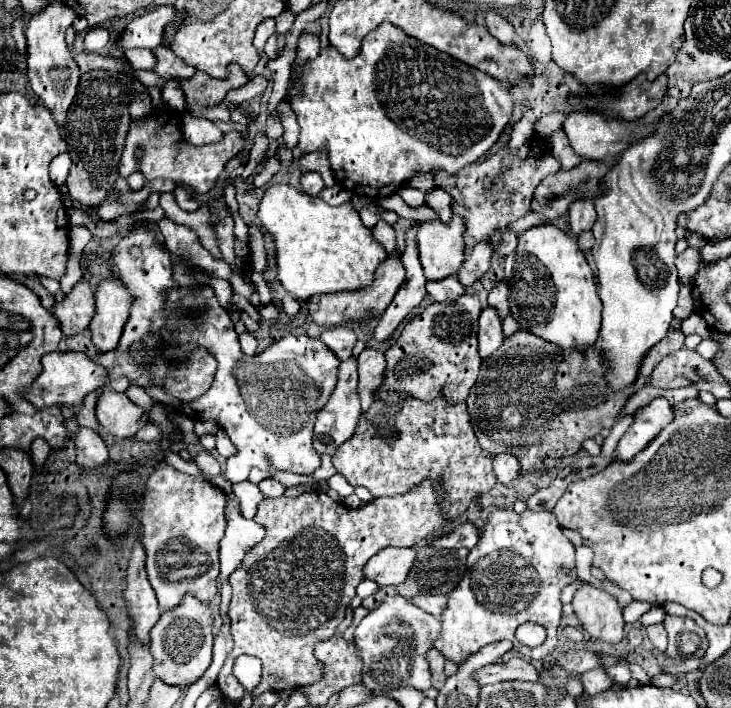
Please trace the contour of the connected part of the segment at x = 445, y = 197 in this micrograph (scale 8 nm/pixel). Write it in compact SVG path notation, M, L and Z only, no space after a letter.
M433 190L433 192L429 192L429 194L425 196L425 204L431 206L431 208L439 214L441 222L447 222L447 220L453 216L451 196L449 196L445 190Z

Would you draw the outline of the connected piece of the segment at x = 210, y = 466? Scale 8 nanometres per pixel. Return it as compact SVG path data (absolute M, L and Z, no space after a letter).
M202 451L195 458L197 466L208 477L214 477L221 473L218 461L211 454Z

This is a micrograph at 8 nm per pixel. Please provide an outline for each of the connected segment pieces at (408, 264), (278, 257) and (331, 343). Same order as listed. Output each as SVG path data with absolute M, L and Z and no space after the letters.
M413 222L405 230L405 250L401 252L401 258L399 258L405 268L405 282L401 284L399 292L395 294L395 300L387 306L387 310L383 312L383 316L377 322L375 338L381 342L385 342L395 332L395 328L405 320L405 316L415 306L419 306L419 302L427 294L427 290L425 290L427 280L423 276L423 268L421 268L419 252L417 252L417 240L415 240L419 224L421 222Z
M277 184L265 190L261 204L257 208L257 218L265 234L271 236L275 244L275 262L277 262L277 278L281 286L293 294L297 300L307 300L315 294L343 292L343 290L359 290L373 282L375 268L387 258L387 252L379 242L373 240L371 230L363 226L357 210L353 210L351 202L341 206L329 206L321 198L307 196L305 192L291 188L287 184Z
M347 324L343 326L333 326L333 328L325 328L321 338L319 338L323 344L327 344L339 360L347 360L353 352L353 346L357 342L357 336L355 336L355 330Z

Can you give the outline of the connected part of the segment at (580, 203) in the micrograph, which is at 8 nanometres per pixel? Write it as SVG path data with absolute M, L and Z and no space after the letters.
M575 200L569 208L569 230L571 234L579 234L583 230L591 230L597 214L593 208L593 200Z

